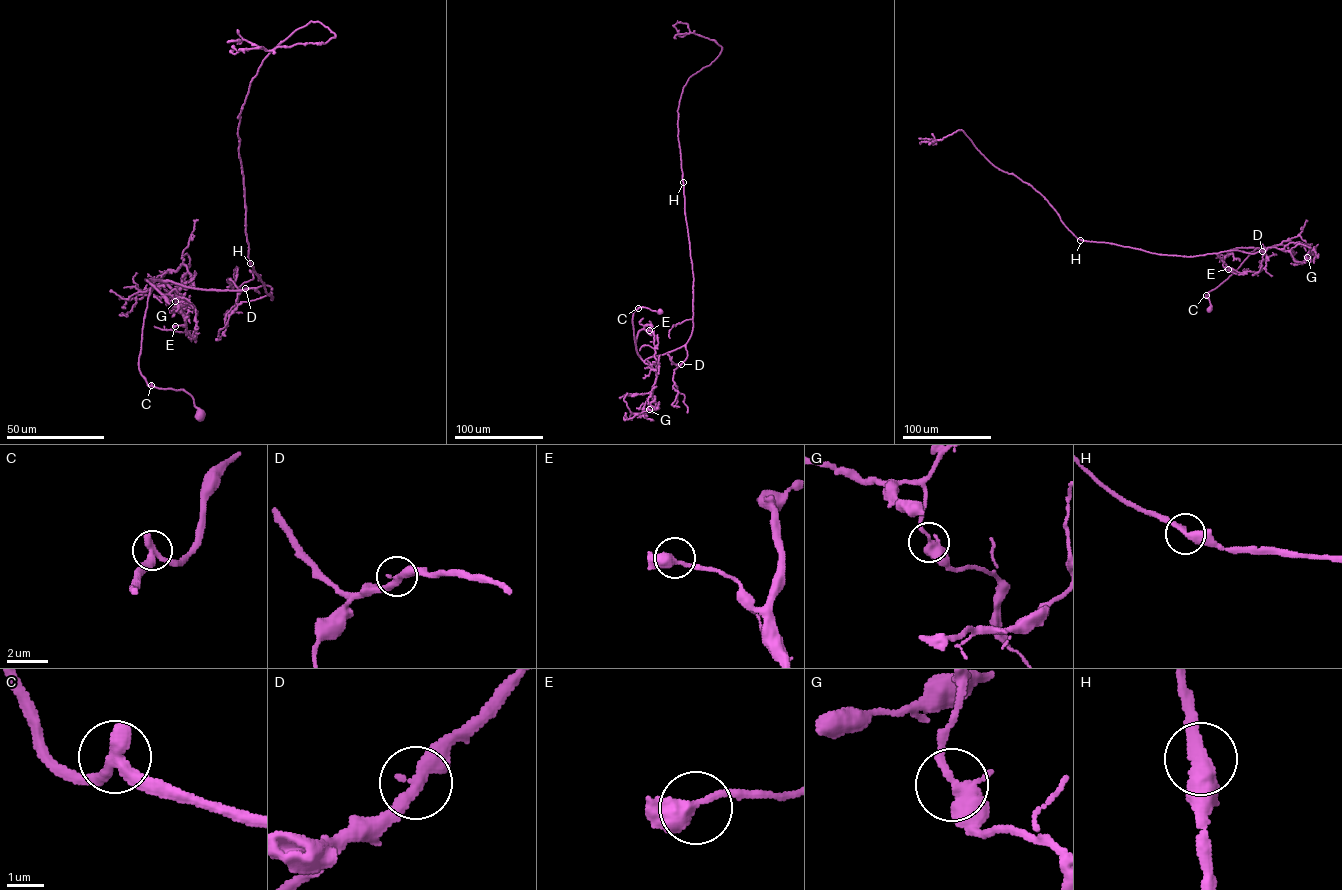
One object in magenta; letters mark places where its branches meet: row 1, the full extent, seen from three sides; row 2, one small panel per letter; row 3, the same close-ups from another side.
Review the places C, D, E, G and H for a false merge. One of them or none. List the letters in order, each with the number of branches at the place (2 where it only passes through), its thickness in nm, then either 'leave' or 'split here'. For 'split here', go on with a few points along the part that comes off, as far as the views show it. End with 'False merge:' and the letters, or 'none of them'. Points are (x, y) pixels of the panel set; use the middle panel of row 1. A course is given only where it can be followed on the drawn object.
C: branches 2; calibre 380 nm; leave
D: branches 2; calibre 360 nm; leave
E: branches 2; calibre 400 nm; leave
G: branches 2; calibre 400 nm; leave
H: branches 2; calibre 400 nm; leave
False merge: none of them

